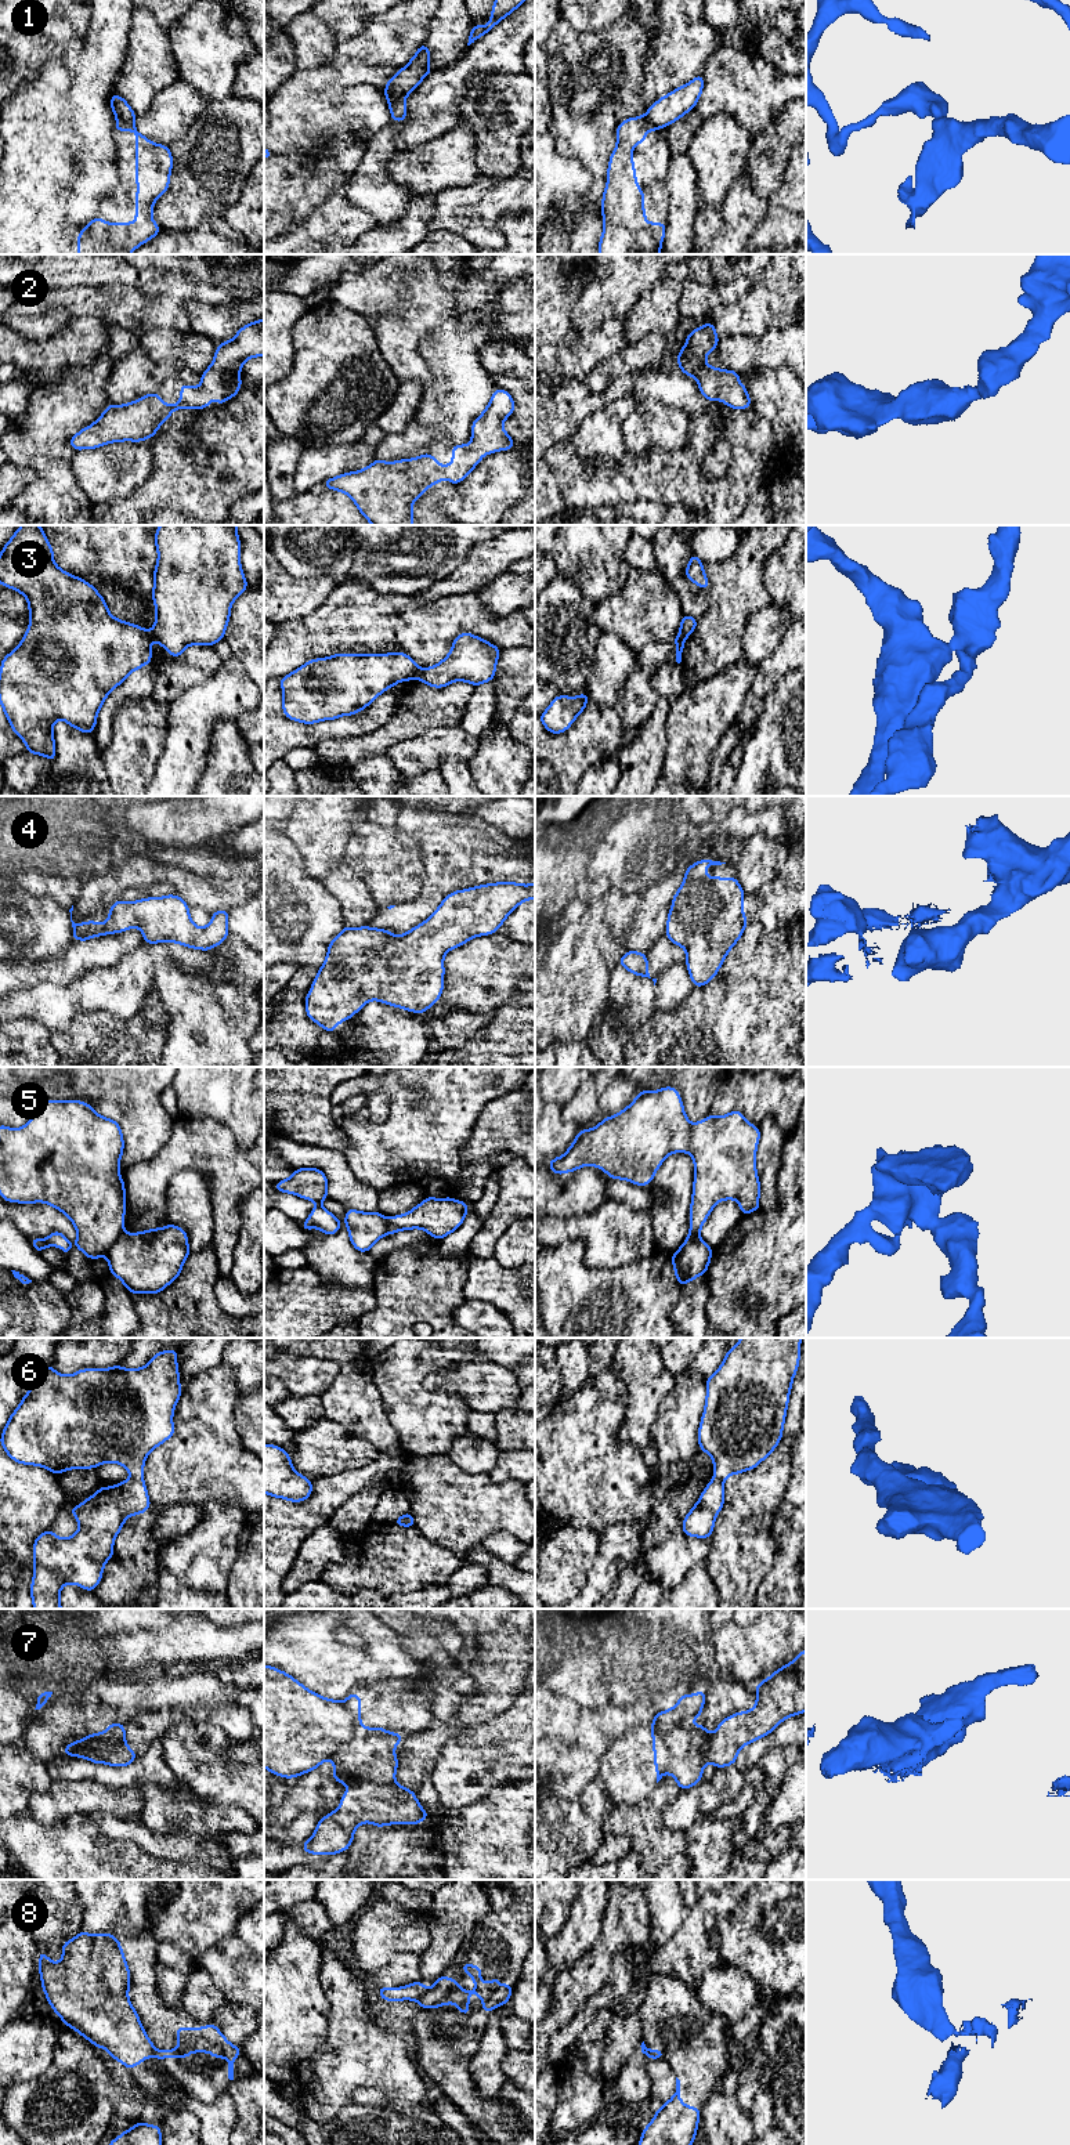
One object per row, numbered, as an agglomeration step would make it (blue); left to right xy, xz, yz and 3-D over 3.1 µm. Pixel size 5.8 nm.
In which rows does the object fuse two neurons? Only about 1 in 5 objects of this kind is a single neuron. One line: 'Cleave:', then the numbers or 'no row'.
Cleave: 1, 3, 4, 5, 6, 7, 8

